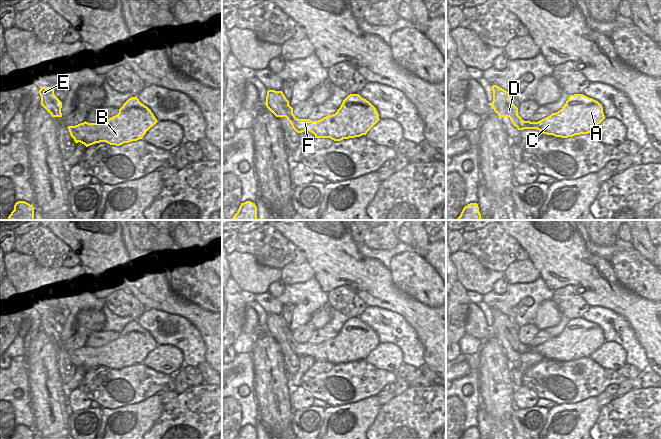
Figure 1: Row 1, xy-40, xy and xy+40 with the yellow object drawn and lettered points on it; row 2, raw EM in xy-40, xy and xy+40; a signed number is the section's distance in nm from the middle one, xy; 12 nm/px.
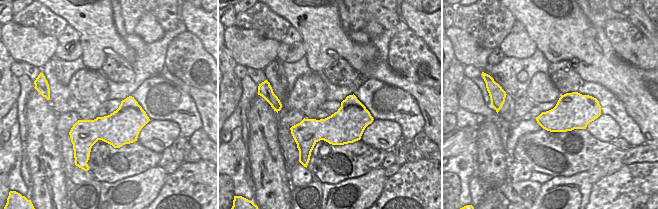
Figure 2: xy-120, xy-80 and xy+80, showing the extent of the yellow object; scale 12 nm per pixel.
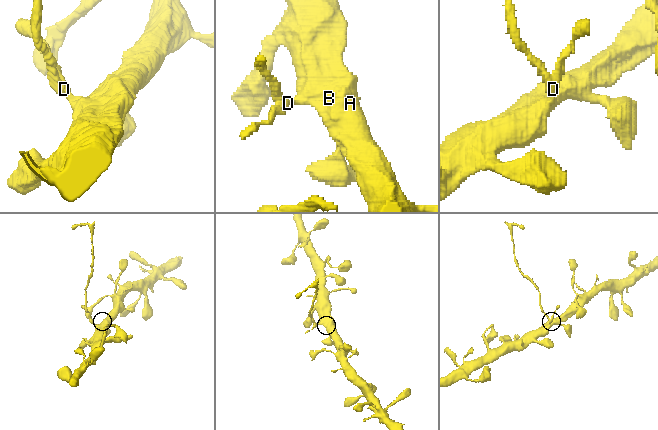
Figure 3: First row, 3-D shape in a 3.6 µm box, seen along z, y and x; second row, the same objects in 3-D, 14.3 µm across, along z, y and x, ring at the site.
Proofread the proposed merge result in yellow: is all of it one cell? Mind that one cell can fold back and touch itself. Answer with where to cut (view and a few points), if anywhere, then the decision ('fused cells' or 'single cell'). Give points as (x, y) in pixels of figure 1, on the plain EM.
cut xy (298, 343), (291, 349); fused cells

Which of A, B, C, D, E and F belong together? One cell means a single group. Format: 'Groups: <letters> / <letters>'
Groups: A B C F / D E.

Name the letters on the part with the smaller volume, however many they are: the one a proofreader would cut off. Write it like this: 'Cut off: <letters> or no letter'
Cut off: D, E.

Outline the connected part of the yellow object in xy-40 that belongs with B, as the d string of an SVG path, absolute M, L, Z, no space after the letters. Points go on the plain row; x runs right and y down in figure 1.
M135 321L129 322L119 333L119 337L101 347L83 346L75 350L68 350L71 361L75 367L82 367L86 371L95 367L106 366L110 369L120 370L124 367L142 363L146 356L157 347L151 334Z

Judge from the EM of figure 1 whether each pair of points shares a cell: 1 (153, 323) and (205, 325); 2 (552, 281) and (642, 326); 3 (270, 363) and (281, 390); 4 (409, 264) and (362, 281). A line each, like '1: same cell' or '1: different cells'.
1: different cells
2: same cell
3: same cell
4: different cells

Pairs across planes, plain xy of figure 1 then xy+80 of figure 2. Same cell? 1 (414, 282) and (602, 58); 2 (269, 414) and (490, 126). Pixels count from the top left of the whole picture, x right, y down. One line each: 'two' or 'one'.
1: two
2: one

